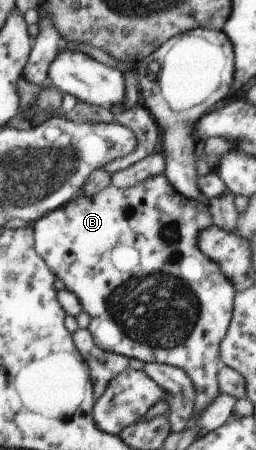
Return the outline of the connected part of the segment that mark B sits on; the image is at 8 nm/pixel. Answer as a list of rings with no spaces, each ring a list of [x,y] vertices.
[[[163,173],[153,175],[153,177],[149,177],[149,179],[145,179],[145,181],[129,188],[119,189],[110,184],[93,197],[80,195],[73,201],[67,202],[63,207],[58,207],[44,215],[32,225],[34,227],[34,246],[37,253],[43,258],[53,275],[63,281],[66,289],[77,296],[83,307],[83,312],[87,312],[91,317],[88,330],[91,332],[94,342],[101,349],[123,355],[123,357],[135,358],[145,362],[154,361],[155,363],[172,365],[183,369],[191,377],[195,393],[197,393],[192,417],[201,416],[220,394],[217,385],[217,373],[219,369],[223,369],[226,365],[219,357],[219,348],[231,323],[234,297],[236,296],[235,285],[231,283],[231,279],[227,279],[223,275],[221,267],[215,261],[209,259],[198,246],[198,237],[201,231],[214,225],[209,206],[203,205],[199,201],[193,201],[193,199],[187,199],[185,195],[179,195]]]

